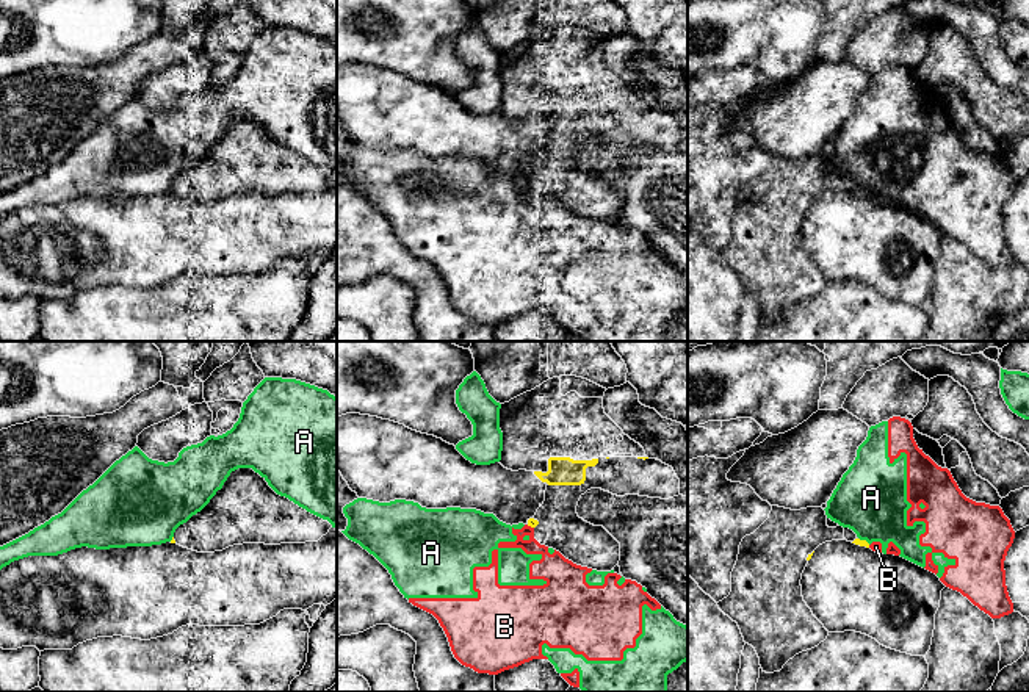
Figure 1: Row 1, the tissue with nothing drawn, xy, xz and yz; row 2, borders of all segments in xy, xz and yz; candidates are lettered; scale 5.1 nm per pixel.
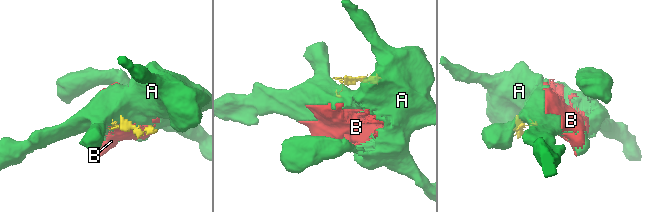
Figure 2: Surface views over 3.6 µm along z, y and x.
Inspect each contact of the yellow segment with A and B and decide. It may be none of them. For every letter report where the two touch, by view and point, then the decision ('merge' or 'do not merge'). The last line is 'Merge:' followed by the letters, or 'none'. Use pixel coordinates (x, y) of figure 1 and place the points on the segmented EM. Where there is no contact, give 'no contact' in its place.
A: contact yz (865, 540); do not merge
B: contact xz (530, 525); do not merge
Merge: none

